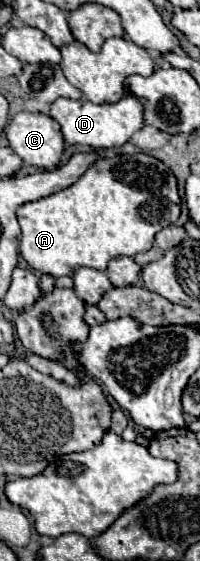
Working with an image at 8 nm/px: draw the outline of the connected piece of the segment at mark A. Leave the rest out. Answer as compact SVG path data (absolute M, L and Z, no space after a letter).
M113 153L99 157L87 173L73 183L71 187L47 195L43 199L25 203L17 209L17 219L21 225L21 255L25 261L41 271L51 273L53 277L73 275L79 267L107 269L107 263L113 257L133 257L141 251L149 251L155 235L175 223L181 213L181 199L177 193L177 179L173 171L163 165L159 159L145 153Z

